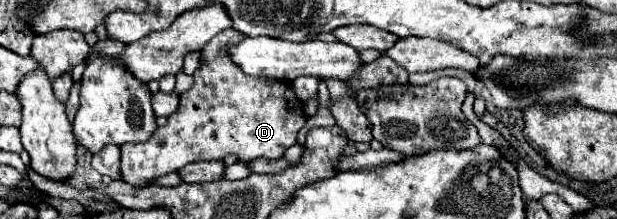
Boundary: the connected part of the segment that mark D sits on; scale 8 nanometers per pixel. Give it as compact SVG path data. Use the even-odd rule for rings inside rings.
M225 29L223 33L213 37L207 43L207 57L211 57L211 61L207 61L207 65L203 65L203 69L199 69L199 73L193 73L195 85L189 91L181 93L179 109L169 117L167 125L159 127L151 135L151 141L145 141L139 145L123 145L121 177L125 183L129 183L133 187L147 187L147 185L153 185L155 179L183 169L187 163L223 159L231 153L237 155L241 161L253 161L259 157L279 159L297 141L297 133L305 125L307 115L303 111L303 103L295 97L291 85L285 81L279 83L273 79L247 77L247 75L243 75L241 69L235 69L235 65L231 65L231 61L227 61L227 57L223 57L223 53L219 53L219 49L223 49L223 45L229 45L231 41L241 41L241 39L243 39L243 33L235 33L233 29Z

